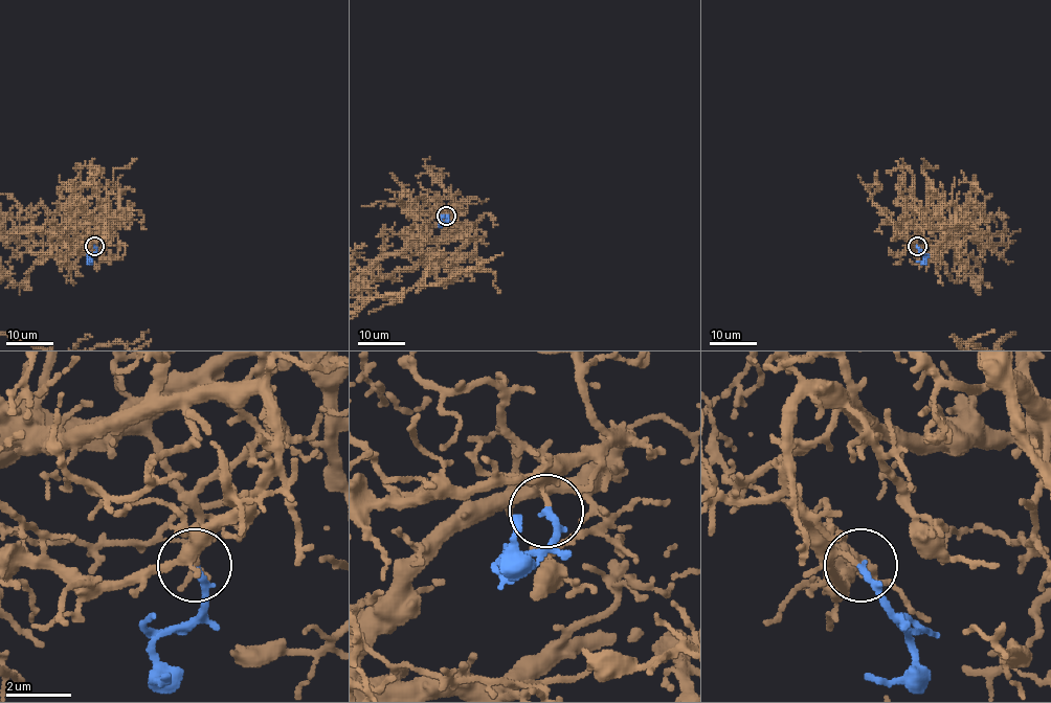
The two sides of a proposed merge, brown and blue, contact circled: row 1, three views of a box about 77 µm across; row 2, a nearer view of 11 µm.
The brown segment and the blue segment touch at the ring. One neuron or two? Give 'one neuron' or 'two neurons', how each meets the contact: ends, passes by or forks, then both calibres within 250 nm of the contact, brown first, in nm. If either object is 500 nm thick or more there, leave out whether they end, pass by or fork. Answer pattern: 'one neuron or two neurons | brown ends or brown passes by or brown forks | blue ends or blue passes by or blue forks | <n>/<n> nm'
one neuron | brown ends | blue ends | 130/220 nm

